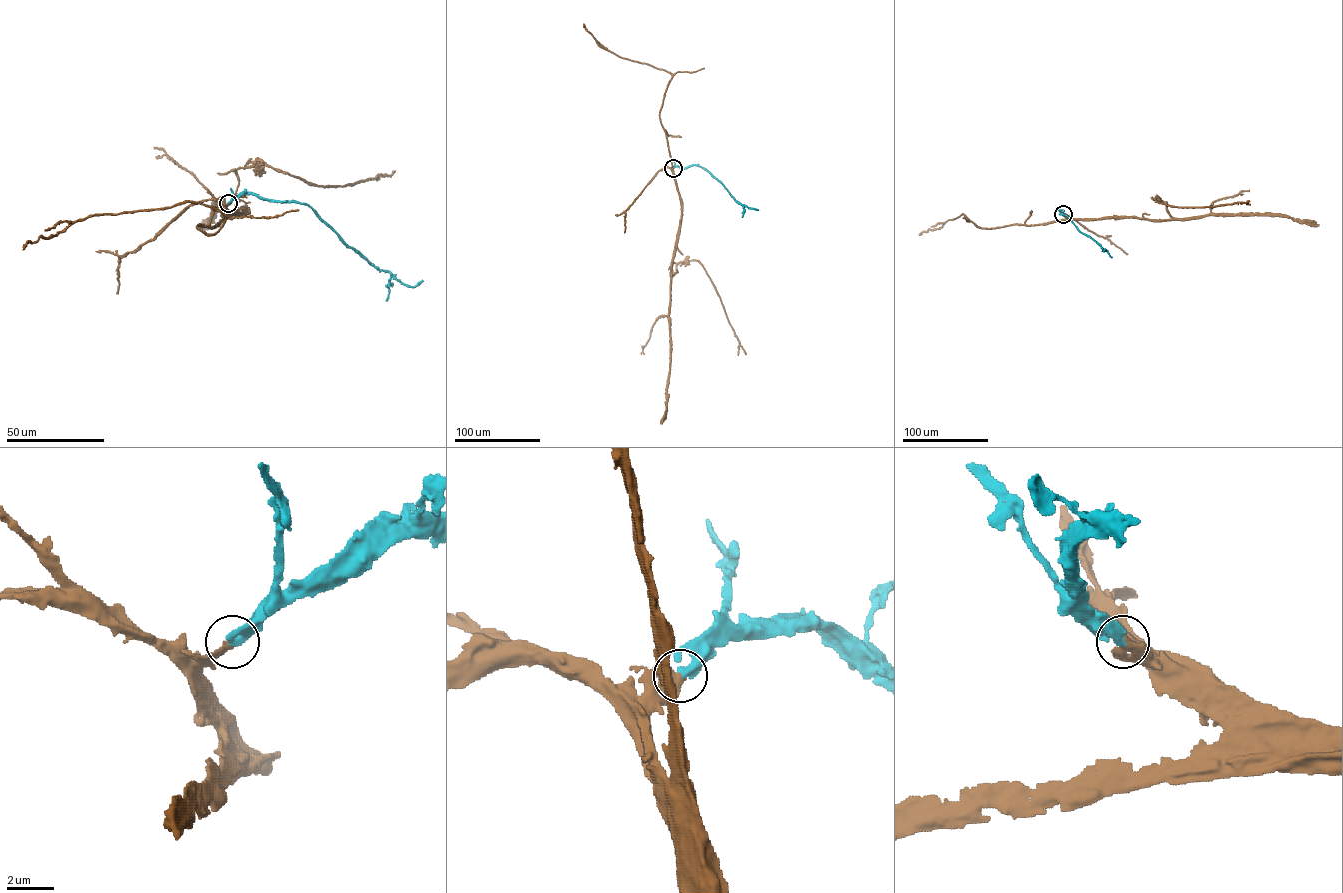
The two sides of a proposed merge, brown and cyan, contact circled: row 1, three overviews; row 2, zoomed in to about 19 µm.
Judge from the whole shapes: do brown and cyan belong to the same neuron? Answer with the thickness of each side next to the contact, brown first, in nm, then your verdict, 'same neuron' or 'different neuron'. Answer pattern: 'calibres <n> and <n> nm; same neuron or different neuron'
calibres 440 and 420 nm; same neuron

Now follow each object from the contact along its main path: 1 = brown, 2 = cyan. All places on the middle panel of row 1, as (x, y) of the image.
1: (673, 168), (681, 215), (671, 277), (677, 272), (679, 262), (694, 260), (700, 263), (745, 354)
2: (673, 168), (698, 165), (704, 168), (737, 202), (758, 210)

